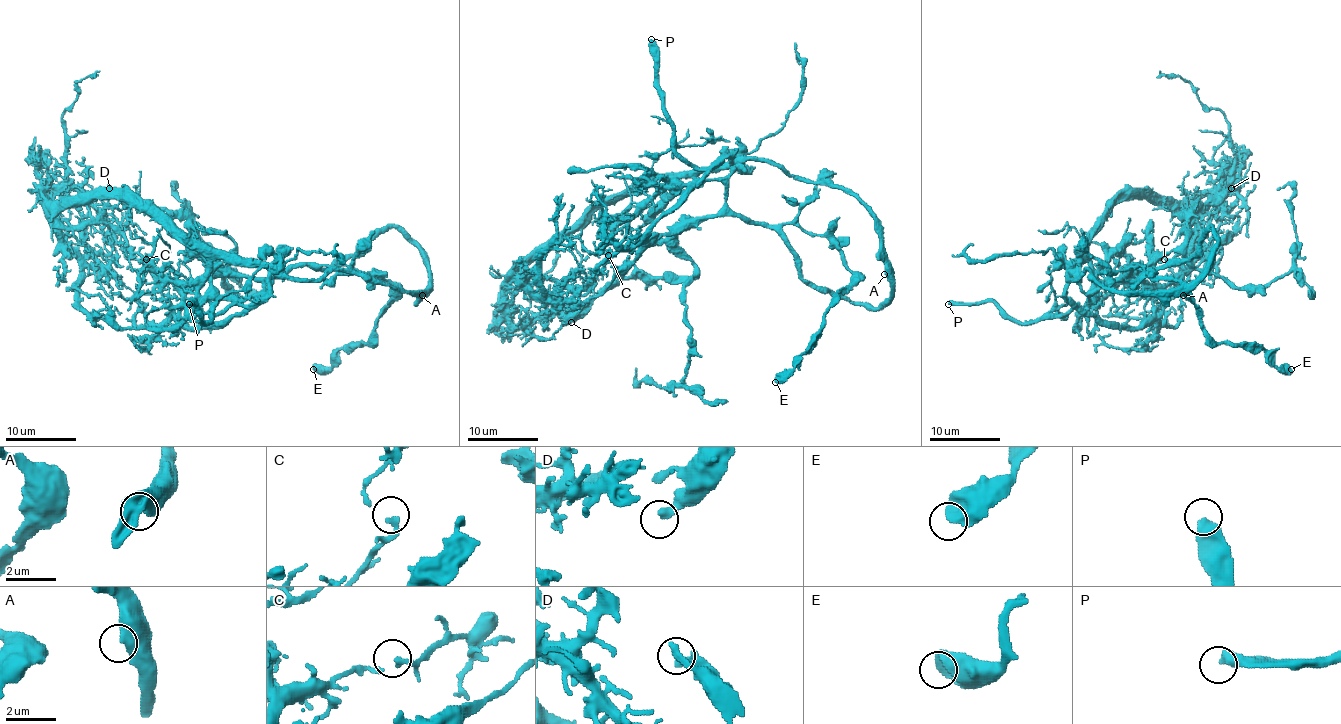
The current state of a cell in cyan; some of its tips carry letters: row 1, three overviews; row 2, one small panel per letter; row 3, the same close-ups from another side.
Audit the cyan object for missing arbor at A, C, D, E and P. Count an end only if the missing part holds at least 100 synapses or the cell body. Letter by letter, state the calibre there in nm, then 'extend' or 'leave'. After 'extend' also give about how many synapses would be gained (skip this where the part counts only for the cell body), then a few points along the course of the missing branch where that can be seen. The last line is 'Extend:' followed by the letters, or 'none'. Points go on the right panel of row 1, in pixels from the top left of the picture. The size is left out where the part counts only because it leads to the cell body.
A: 650 nm | leave
C: 170 nm | leave
D: 320 nm | leave
E: 600 nm | leave
P: 550 nm | extend
Extend: P

